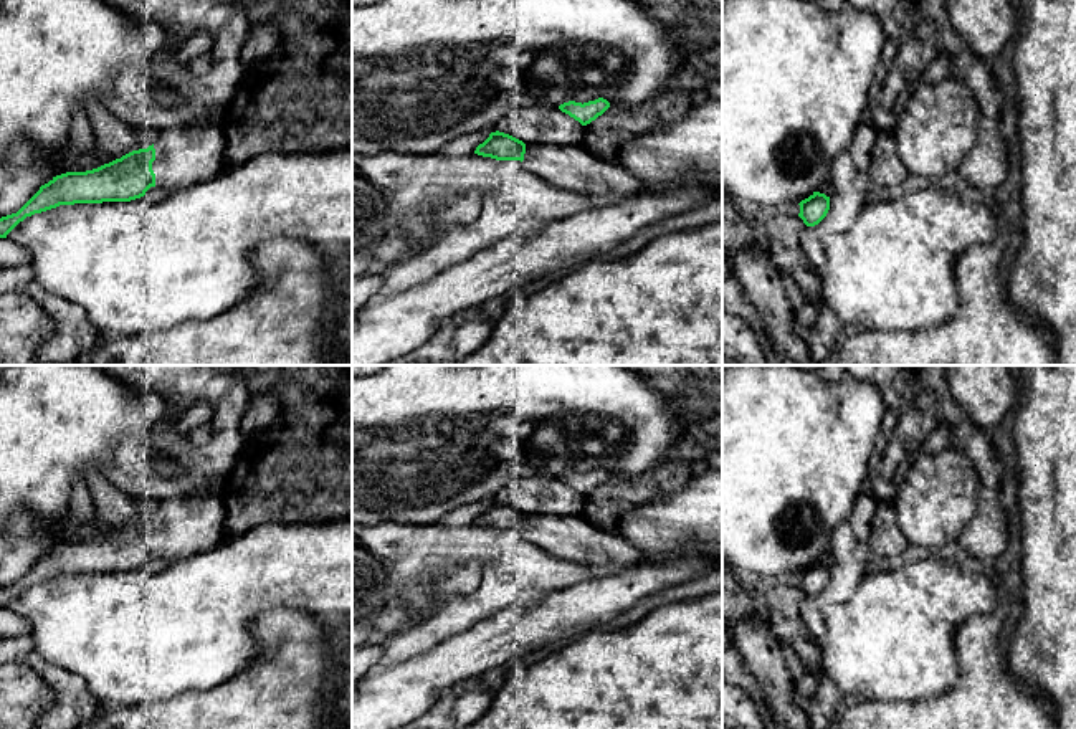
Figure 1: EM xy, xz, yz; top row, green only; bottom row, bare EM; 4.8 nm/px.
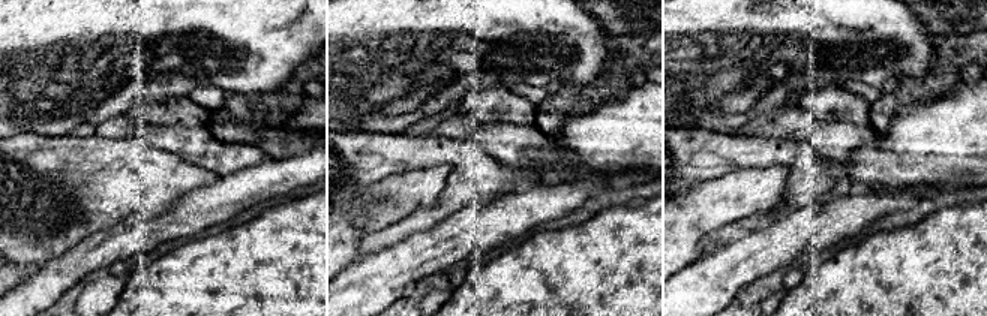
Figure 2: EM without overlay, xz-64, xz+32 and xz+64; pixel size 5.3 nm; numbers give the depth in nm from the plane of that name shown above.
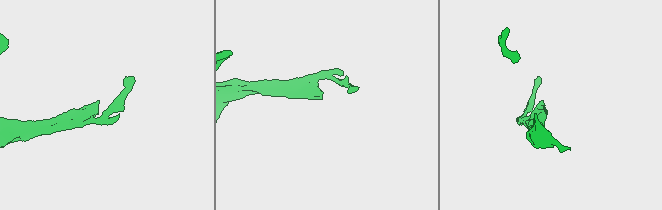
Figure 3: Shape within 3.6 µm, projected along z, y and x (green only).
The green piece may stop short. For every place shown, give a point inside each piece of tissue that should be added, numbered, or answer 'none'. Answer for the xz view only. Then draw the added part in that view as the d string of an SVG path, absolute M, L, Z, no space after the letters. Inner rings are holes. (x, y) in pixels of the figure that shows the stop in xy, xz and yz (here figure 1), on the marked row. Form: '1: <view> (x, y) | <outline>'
1: xz (572, 167) | M526 144L522 162L534 175L600 202L617 202L641 187L626 169L597 159L583 145Z

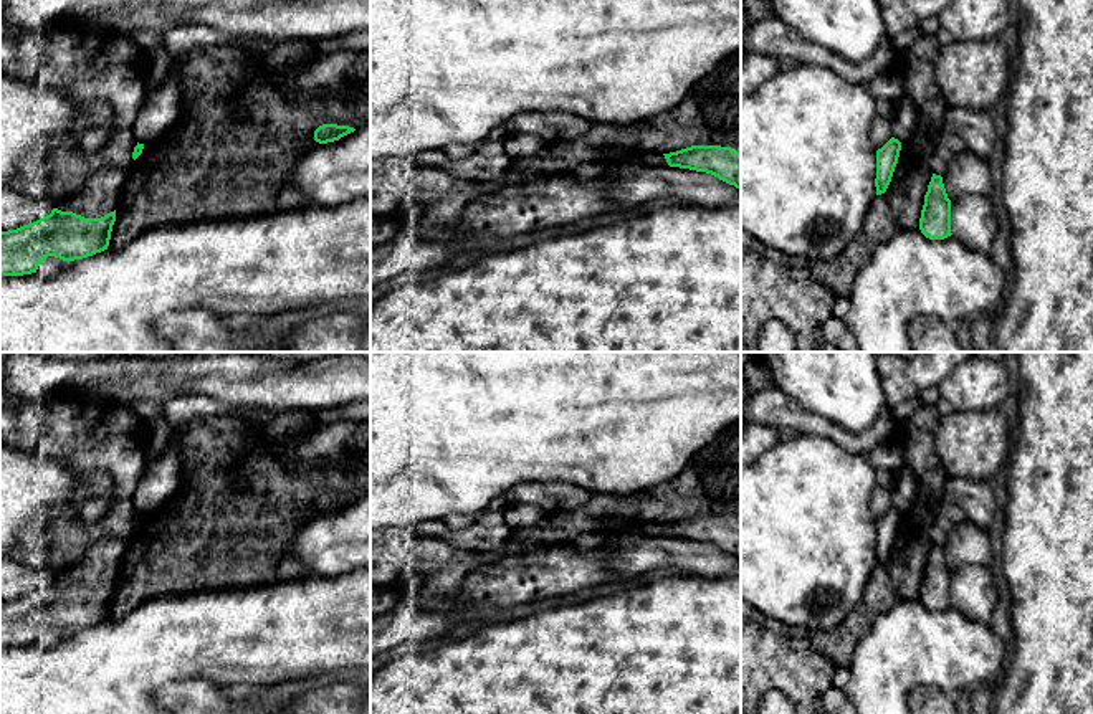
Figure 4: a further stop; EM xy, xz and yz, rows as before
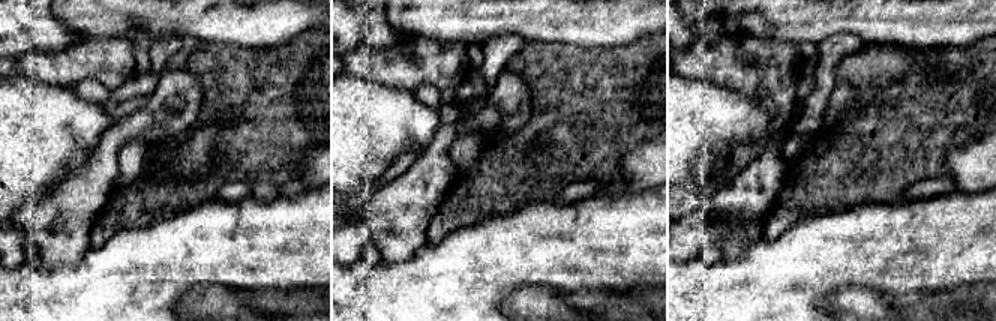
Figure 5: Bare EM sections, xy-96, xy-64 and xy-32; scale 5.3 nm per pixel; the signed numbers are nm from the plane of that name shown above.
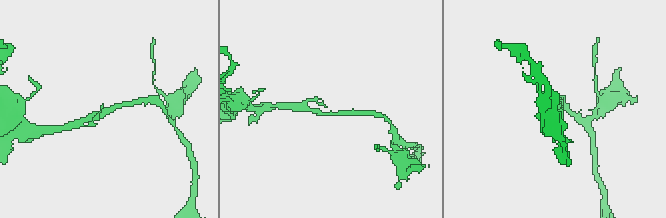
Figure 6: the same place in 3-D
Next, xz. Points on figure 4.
none

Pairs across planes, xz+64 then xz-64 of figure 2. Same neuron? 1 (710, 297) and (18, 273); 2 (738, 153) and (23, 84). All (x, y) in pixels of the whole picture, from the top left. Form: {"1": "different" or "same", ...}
{"1": "different", "2": "different"}

